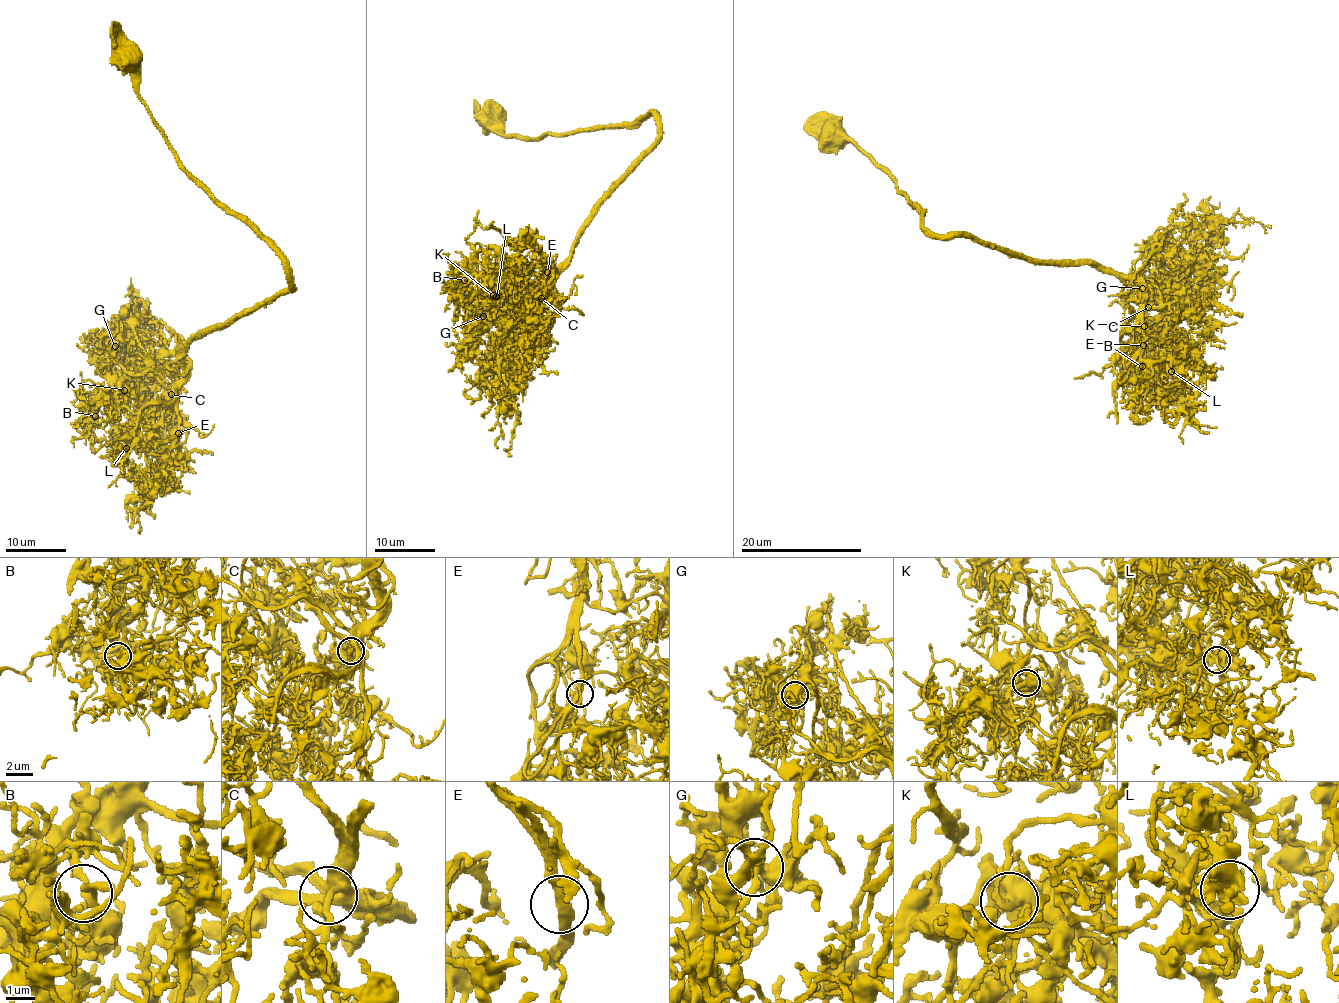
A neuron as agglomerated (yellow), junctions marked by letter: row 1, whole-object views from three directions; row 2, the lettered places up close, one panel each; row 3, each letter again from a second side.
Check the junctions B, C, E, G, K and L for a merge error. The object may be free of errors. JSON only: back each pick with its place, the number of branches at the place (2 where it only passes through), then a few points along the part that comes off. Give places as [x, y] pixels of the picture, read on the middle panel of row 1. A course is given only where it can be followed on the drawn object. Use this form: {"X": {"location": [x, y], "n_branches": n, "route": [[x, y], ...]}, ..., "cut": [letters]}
{"cut": []}

